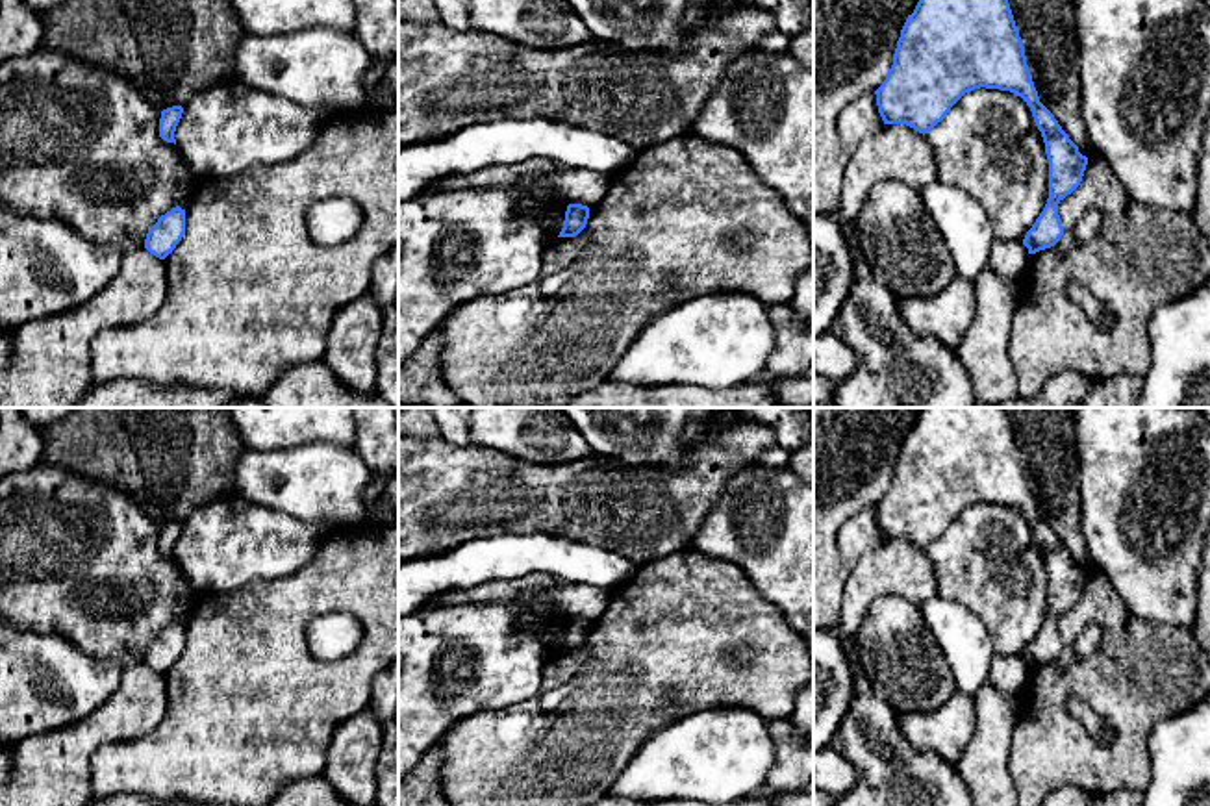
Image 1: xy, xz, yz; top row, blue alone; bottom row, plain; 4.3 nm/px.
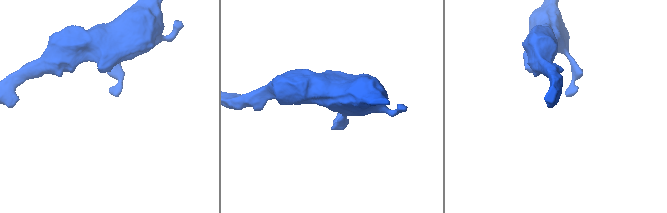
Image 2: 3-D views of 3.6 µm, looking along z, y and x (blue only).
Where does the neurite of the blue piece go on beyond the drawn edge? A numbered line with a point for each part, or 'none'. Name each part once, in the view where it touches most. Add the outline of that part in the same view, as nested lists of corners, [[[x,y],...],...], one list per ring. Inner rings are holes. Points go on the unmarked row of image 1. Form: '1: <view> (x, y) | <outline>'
none

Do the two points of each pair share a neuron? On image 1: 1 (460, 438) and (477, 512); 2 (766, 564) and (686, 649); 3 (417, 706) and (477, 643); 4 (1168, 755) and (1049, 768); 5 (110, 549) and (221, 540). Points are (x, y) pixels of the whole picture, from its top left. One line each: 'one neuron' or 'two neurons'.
1: two neurons
2: two neurons
3: one neuron
4: two neurons
5: two neurons

